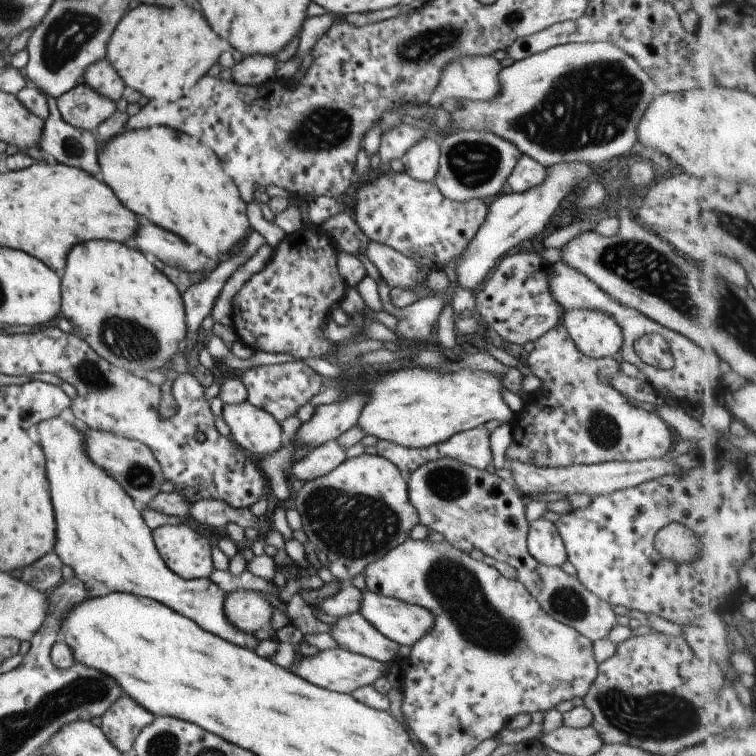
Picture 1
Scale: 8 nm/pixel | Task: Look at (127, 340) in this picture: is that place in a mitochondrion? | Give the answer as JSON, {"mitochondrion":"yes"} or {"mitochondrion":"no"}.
{"mitochondrion":"yes"}

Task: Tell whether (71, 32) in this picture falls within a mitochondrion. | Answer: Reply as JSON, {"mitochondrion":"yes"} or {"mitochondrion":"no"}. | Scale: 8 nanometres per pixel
{"mitochondrion":"yes"}

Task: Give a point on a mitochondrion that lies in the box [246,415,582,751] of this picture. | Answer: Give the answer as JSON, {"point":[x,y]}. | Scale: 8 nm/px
{"point":[449,580]}

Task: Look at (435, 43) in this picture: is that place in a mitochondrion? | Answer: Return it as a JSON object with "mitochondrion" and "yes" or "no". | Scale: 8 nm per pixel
{"mitochondrion":"yes"}

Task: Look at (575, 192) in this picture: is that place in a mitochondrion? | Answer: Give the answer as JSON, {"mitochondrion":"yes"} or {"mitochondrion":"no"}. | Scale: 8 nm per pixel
{"mitochondrion":"no"}

